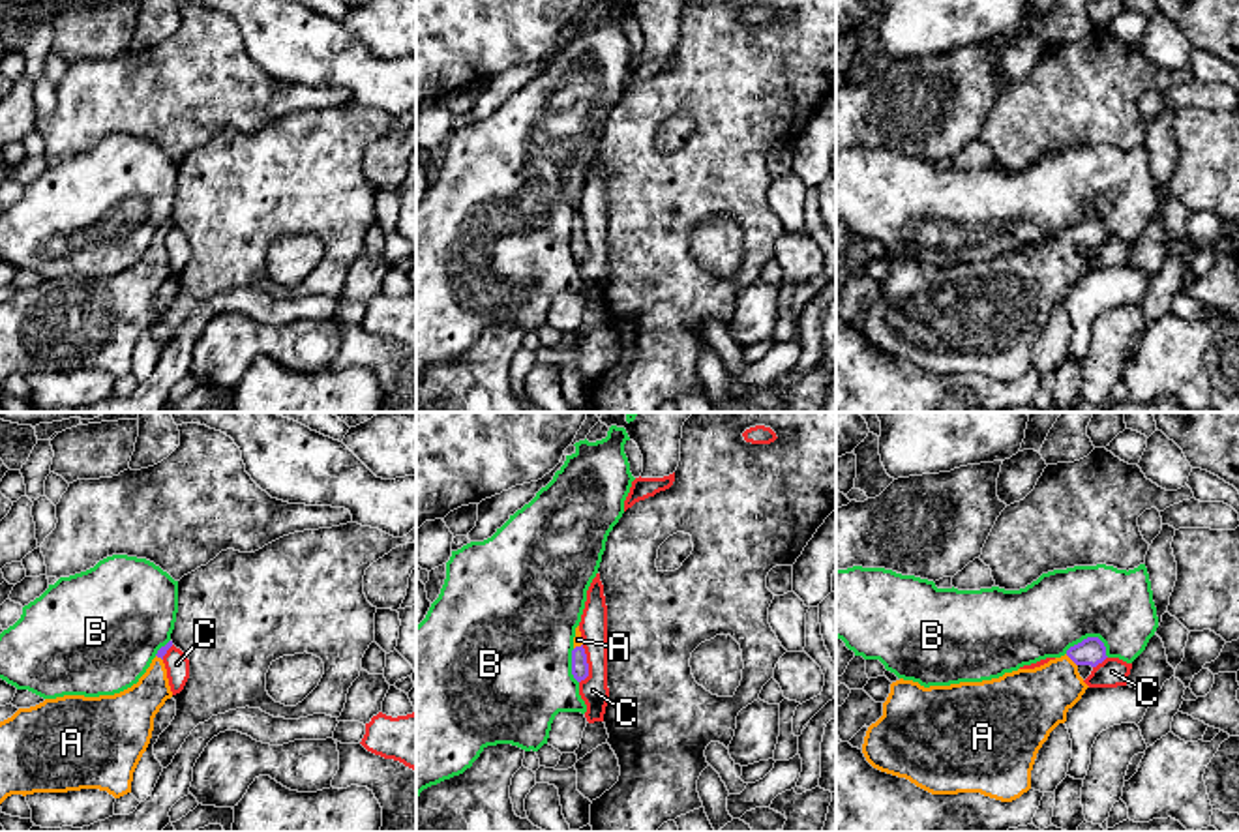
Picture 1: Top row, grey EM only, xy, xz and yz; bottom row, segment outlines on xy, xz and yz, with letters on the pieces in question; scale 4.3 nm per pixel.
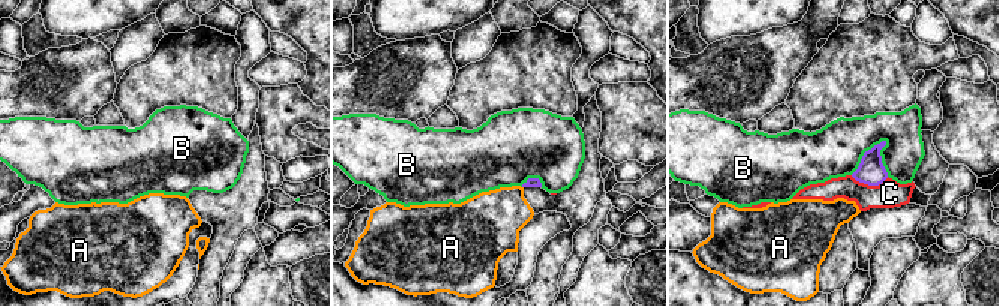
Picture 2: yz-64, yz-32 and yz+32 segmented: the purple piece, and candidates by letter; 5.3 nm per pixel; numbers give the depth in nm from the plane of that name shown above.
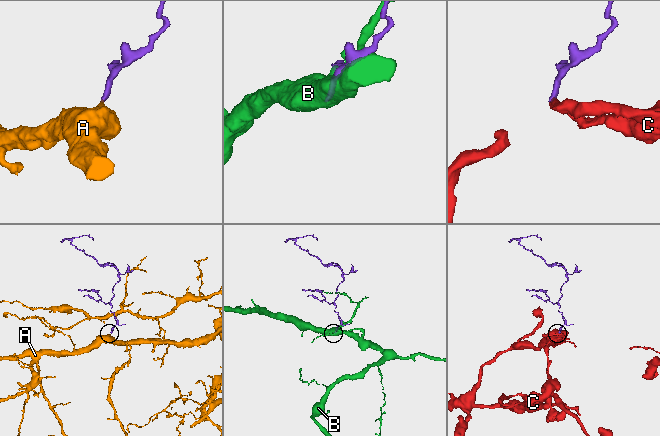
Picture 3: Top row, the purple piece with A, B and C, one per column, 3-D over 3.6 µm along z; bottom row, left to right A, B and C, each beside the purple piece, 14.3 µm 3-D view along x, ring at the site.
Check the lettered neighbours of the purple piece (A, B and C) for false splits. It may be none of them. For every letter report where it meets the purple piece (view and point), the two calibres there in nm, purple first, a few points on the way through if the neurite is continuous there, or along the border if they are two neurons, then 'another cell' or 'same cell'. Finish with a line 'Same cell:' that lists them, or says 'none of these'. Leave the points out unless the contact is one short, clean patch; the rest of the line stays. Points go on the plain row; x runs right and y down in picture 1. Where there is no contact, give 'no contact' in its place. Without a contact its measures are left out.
A: meets purple in yz at (1071, 238); 120 nm thick on the purple side, 280 nm on the other; runs through yz (1091, 231), (1071, 238), (1031, 282); same cell
B: meets purple in yz at (1091, 218); 120 nm thick on the purple side, 320 nm on the other; another cell
C: meets purple in xz at (587, 244); 80 nm thick on the purple side, 120 nm on the other; border along xz (582, 225), (587, 237), (587, 255), (580, 263); another cell
Same cell: A

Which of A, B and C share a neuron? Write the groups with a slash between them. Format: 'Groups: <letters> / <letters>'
Groups: A / B / C

